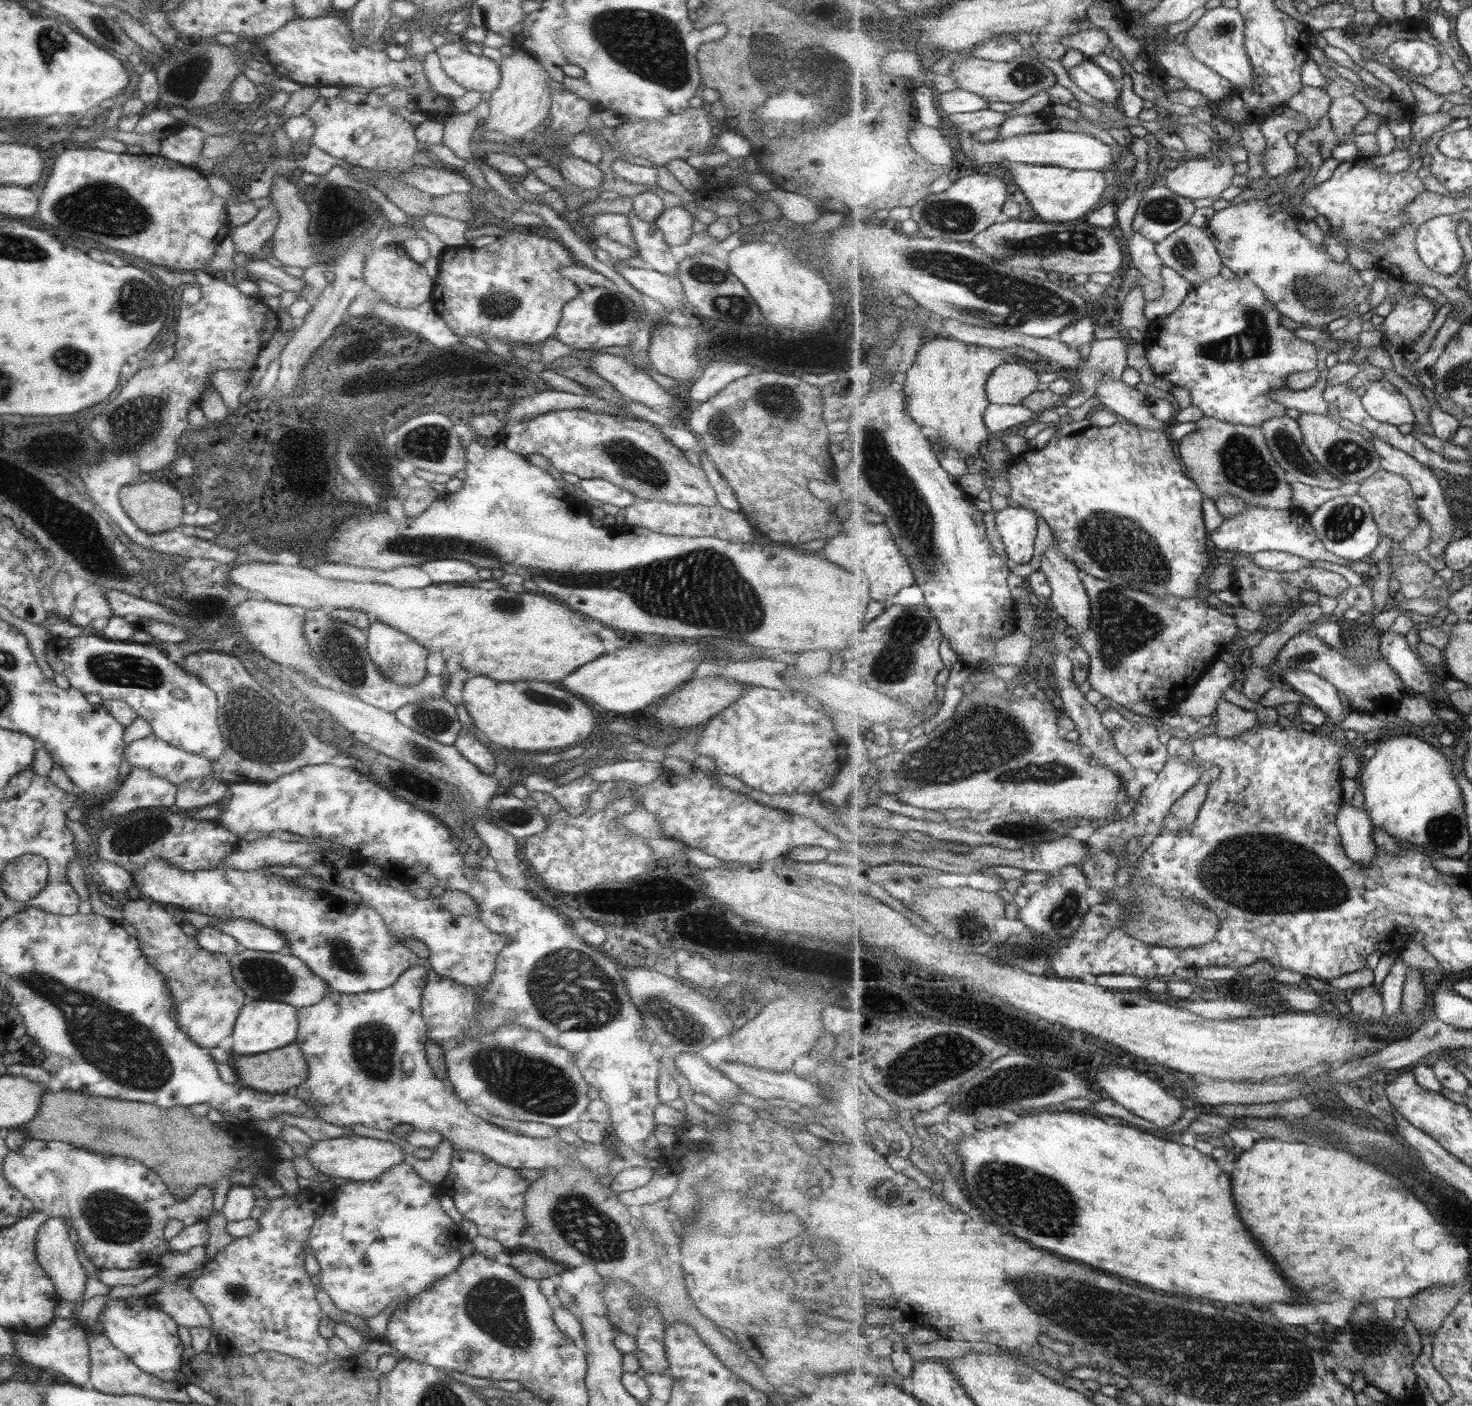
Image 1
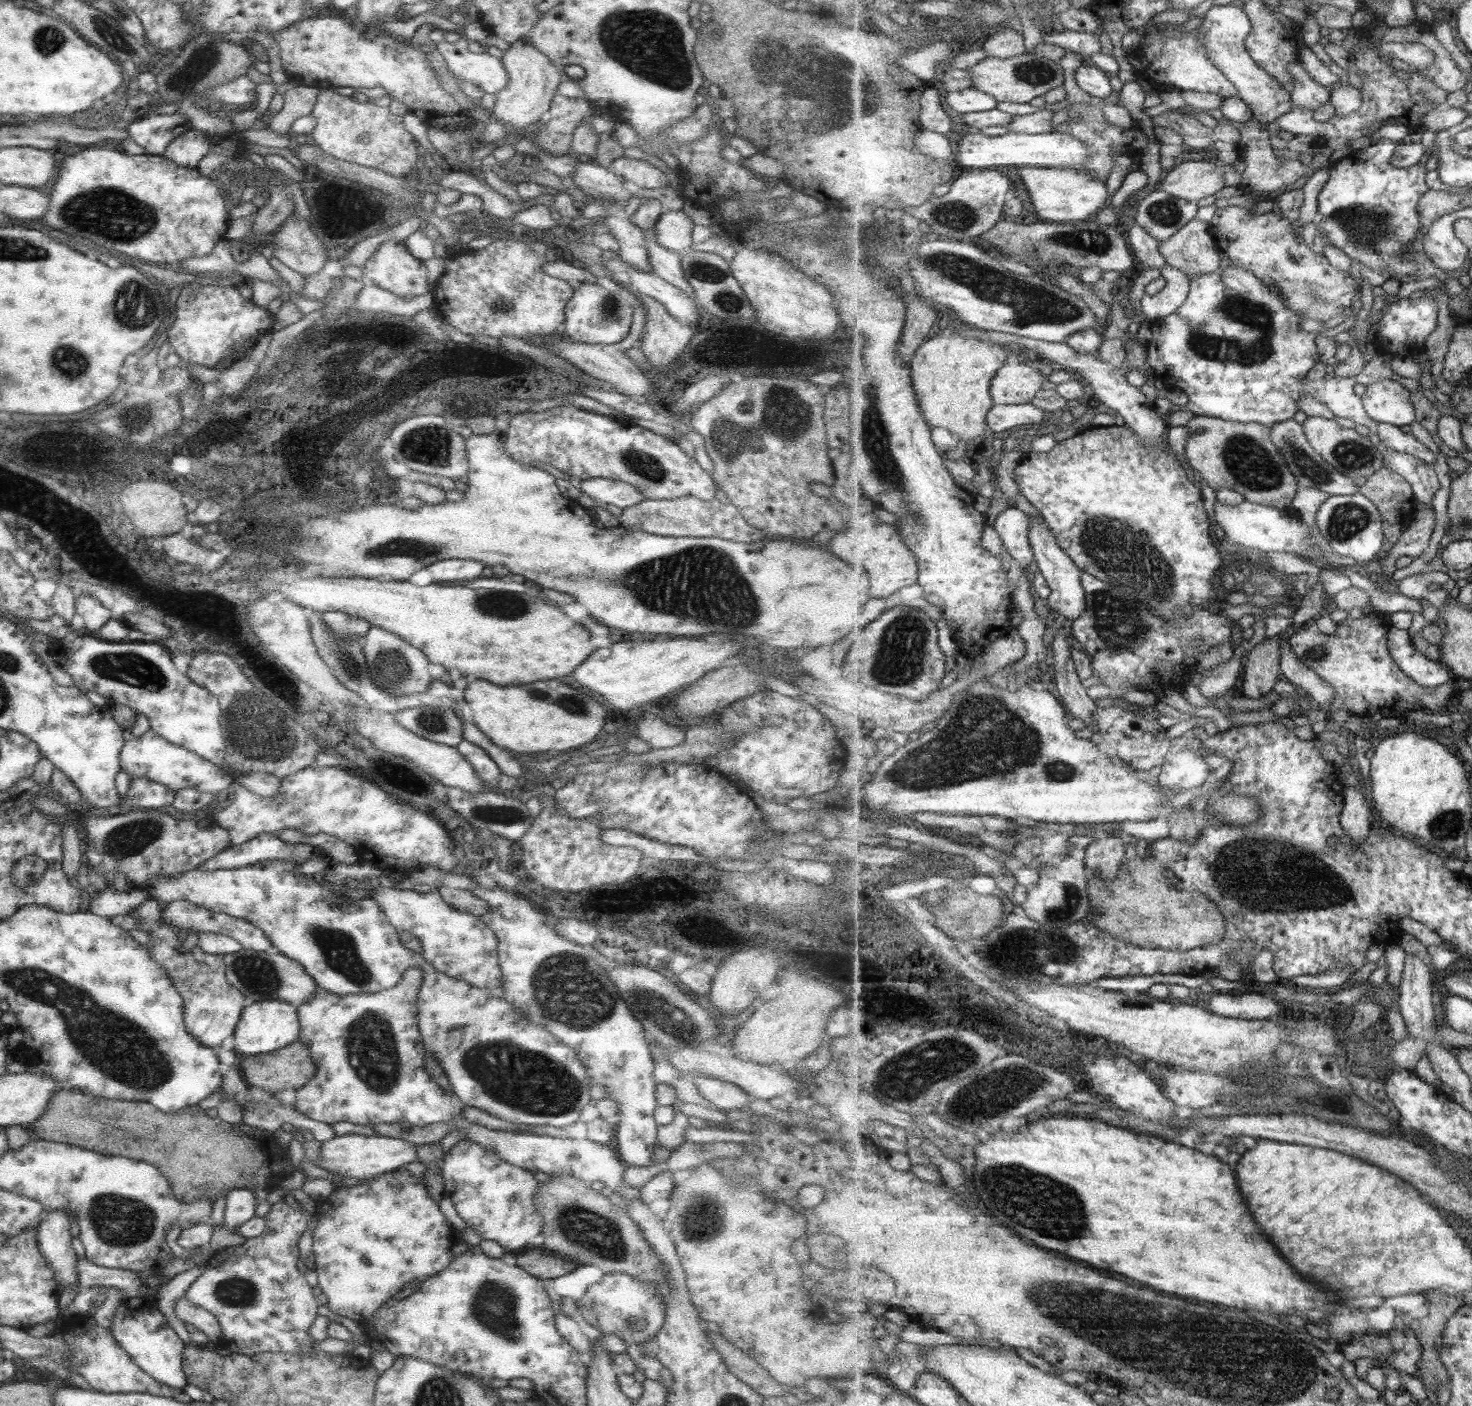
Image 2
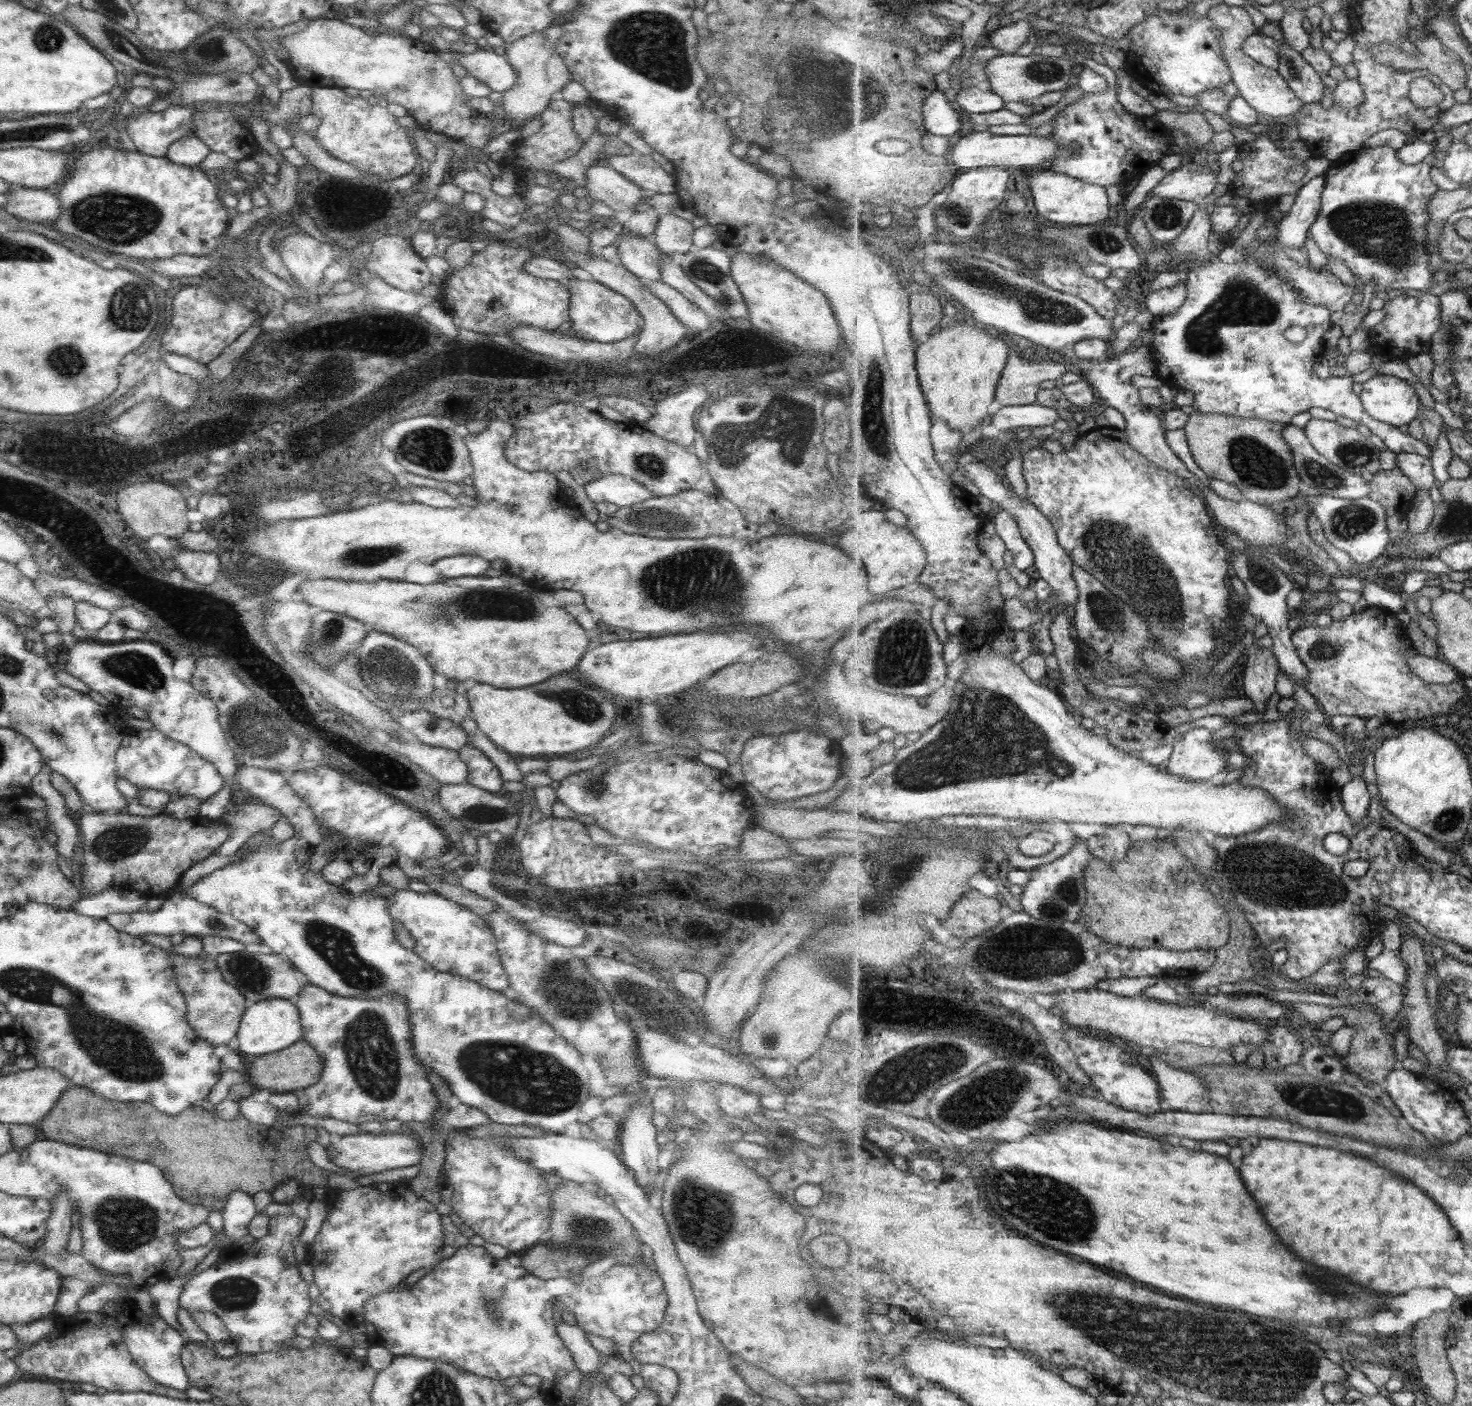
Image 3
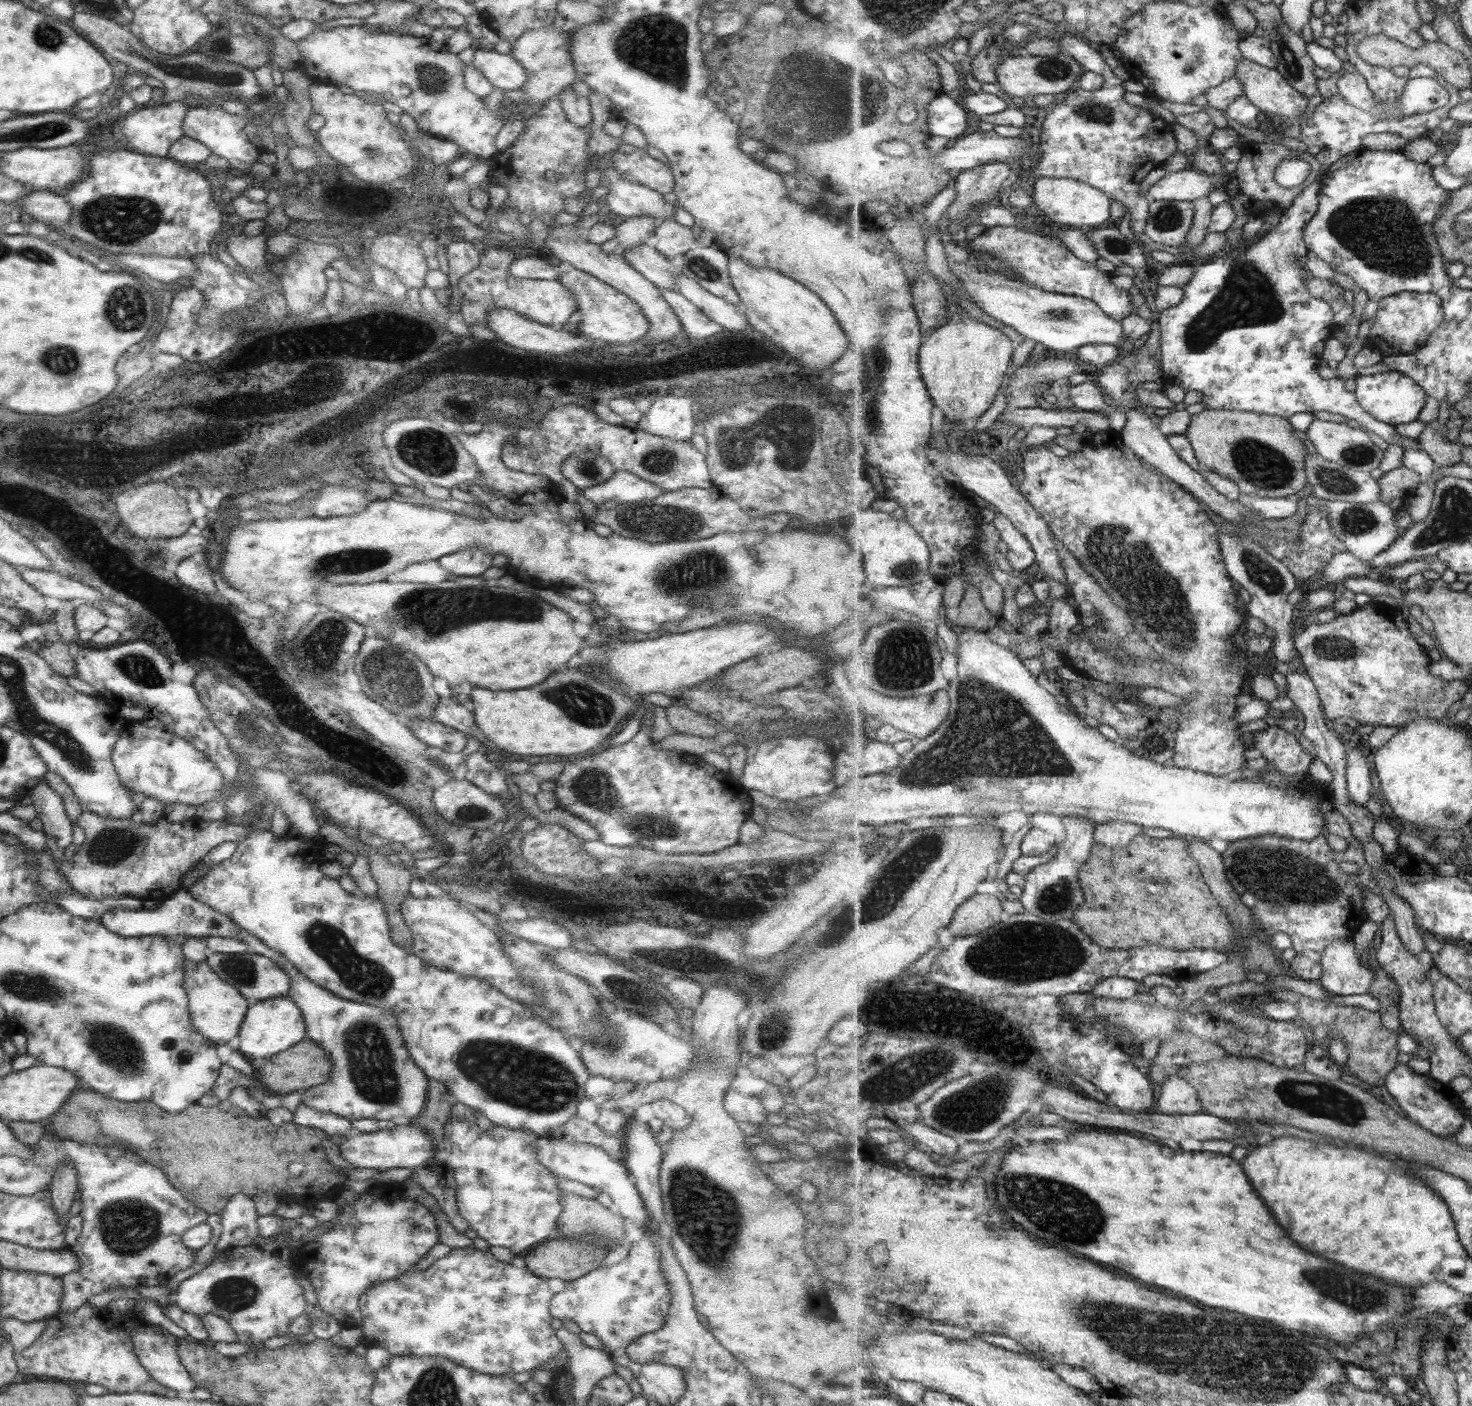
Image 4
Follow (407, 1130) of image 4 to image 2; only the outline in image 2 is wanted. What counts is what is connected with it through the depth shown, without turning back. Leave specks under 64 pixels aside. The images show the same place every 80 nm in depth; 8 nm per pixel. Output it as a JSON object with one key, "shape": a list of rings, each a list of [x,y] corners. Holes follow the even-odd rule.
{"shape":[[[346,1134],[321,1142],[319,1146],[318,1166],[337,1174],[337,1176],[355,1178],[355,1180],[373,1179],[377,1175],[403,1168],[415,1158],[415,1145],[405,1139],[389,1138],[384,1135]]]}

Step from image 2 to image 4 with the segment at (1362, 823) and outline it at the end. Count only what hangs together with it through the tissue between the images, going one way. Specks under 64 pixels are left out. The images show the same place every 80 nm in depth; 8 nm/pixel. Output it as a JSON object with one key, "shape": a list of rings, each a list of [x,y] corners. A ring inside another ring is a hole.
{"shape":[[[1355,747],[1348,752],[1346,777],[1348,782],[1348,795],[1359,806],[1367,806],[1367,802],[1371,800],[1371,792],[1373,792],[1373,784],[1371,784],[1371,767],[1374,769],[1373,759],[1372,764],[1369,764],[1372,758],[1372,752],[1366,756],[1361,754],[1359,747]]]}

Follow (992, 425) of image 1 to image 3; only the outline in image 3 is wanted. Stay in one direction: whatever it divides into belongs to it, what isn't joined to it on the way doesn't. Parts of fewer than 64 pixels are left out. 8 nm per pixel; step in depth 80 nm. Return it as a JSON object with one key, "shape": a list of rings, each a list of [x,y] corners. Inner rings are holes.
{"shape":[[[1033,403],[1023,406],[996,406],[991,413],[992,425],[1001,431],[1023,427],[1049,427],[1061,417],[1053,408]]]}

